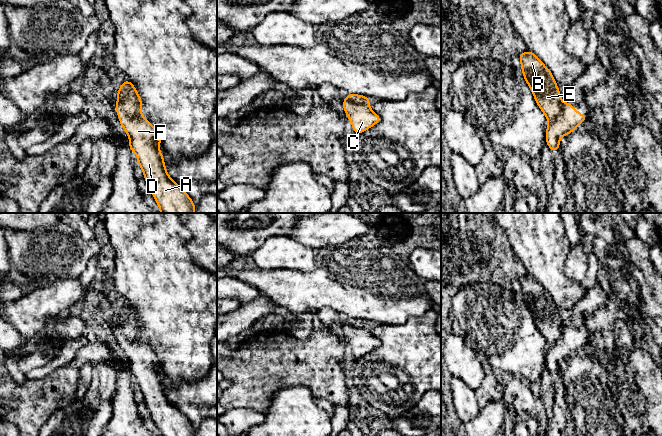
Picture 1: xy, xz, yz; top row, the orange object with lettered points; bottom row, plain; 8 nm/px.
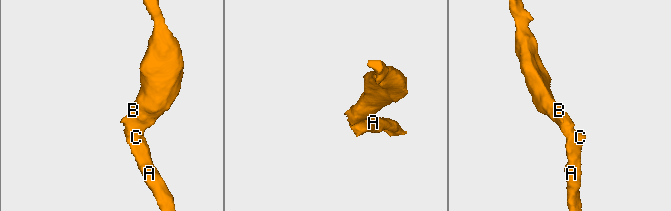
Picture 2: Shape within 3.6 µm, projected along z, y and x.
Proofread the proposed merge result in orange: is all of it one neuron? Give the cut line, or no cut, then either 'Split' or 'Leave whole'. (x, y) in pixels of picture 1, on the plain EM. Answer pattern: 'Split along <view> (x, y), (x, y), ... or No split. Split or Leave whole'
Split along xy (117, 334), (123, 334), (130, 339), (141, 339). Split

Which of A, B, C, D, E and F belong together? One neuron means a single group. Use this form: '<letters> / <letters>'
A C D F / B E

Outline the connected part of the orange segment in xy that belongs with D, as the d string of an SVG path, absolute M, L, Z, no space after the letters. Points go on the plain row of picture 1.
M121 334L117 338L160 436L195 436L196 429L189 419L167 397L158 373L162 365L155 351L142 339L130 340Z

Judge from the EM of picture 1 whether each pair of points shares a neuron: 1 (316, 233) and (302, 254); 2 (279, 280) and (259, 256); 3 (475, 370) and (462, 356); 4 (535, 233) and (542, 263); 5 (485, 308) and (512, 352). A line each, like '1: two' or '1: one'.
1: two
2: two
3: one
4: one
5: one

